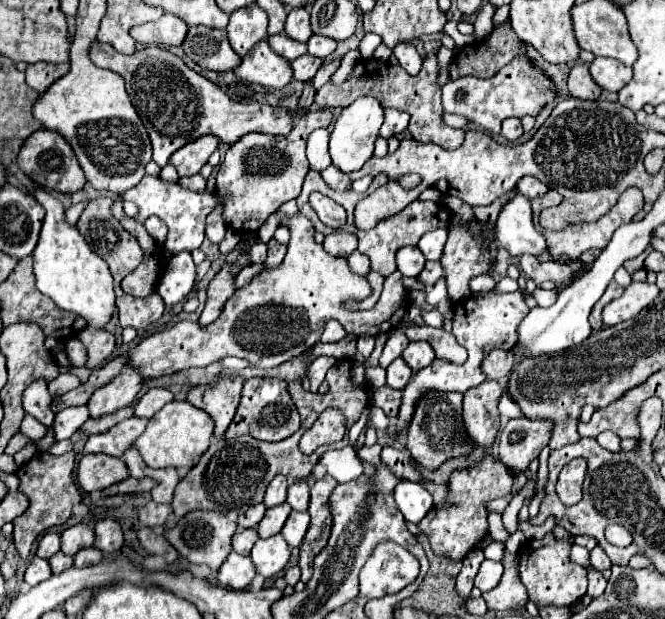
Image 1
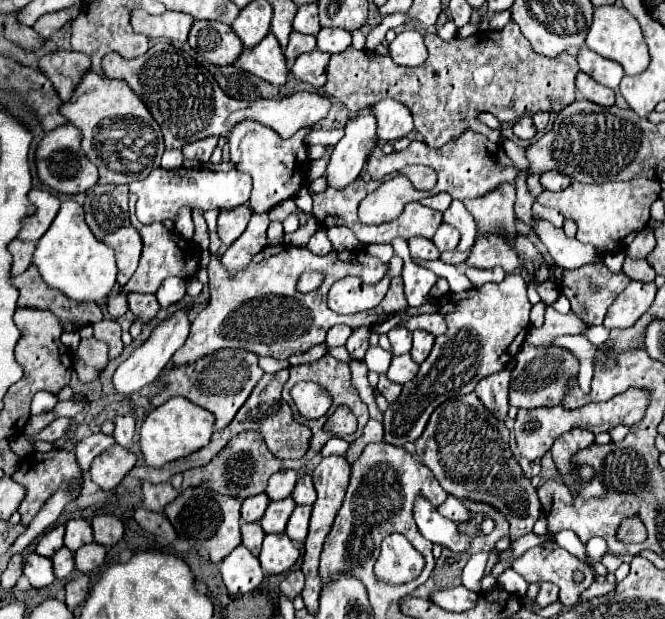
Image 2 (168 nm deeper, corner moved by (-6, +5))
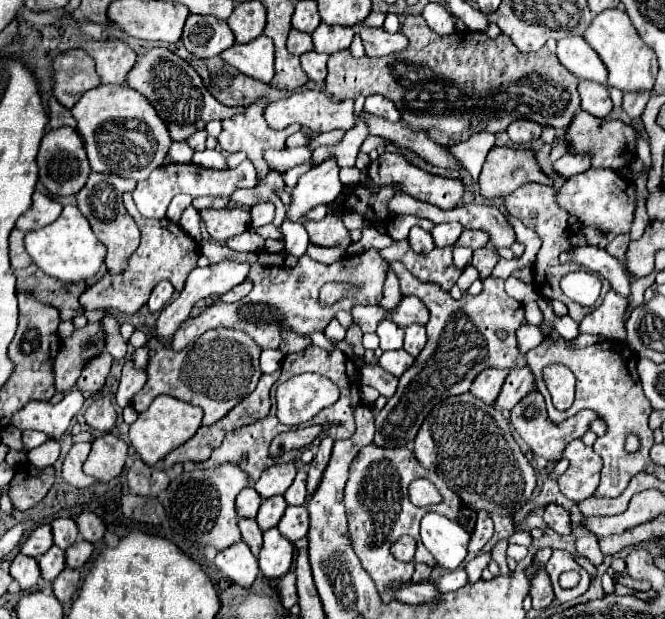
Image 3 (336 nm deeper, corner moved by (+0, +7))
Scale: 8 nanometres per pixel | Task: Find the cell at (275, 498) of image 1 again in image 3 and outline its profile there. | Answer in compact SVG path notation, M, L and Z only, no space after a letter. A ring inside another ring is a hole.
M288 462L288 464L274 464L270 468L266 468L260 476L260 480L254 484L254 488L258 490L258 494L266 500L270 496L276 496L276 494L284 494L292 480L296 476L296 466L294 462Z

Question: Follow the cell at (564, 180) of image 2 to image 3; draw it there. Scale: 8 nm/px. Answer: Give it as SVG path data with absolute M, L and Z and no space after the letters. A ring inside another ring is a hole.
M564 154L560 160L554 162L554 172L562 178L570 178L574 174L586 172L590 168L590 160L588 156L572 156L572 154Z

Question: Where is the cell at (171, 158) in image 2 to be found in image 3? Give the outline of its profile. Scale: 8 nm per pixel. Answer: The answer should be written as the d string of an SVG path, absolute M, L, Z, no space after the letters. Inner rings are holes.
M174 142L172 146L170 146L170 152L168 152L168 158L172 160L172 162L190 162L192 160L192 150L190 150L190 146L186 144L186 142Z

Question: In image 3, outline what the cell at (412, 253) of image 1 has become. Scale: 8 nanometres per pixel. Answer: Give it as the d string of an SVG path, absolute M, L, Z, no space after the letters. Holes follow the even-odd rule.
M412 226L410 228L410 234L408 234L408 242L412 246L414 252L430 252L434 248L434 240L430 236L430 232L422 230L420 226Z

